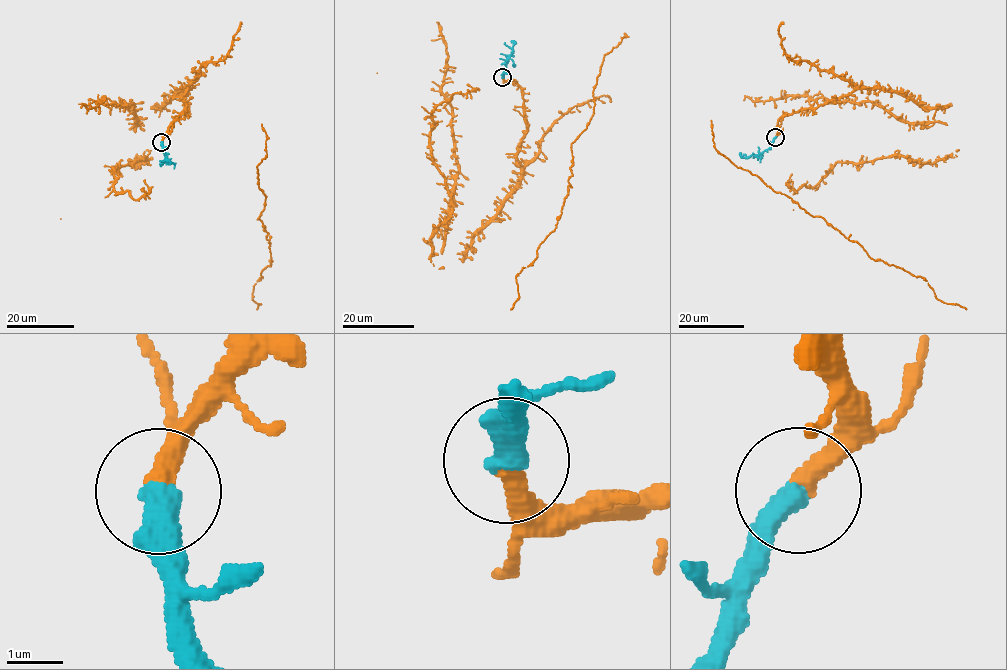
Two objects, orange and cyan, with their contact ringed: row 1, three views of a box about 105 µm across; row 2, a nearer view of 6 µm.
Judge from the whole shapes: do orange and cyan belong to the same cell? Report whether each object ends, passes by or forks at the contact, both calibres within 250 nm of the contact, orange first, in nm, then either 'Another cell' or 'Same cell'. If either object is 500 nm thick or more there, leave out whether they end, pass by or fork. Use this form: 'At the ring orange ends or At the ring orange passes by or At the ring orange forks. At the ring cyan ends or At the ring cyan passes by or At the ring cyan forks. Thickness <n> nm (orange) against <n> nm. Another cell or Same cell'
At the ring orange ends. At the ring cyan ends. Thickness 360 nm (orange) against 480 nm. Same cell

